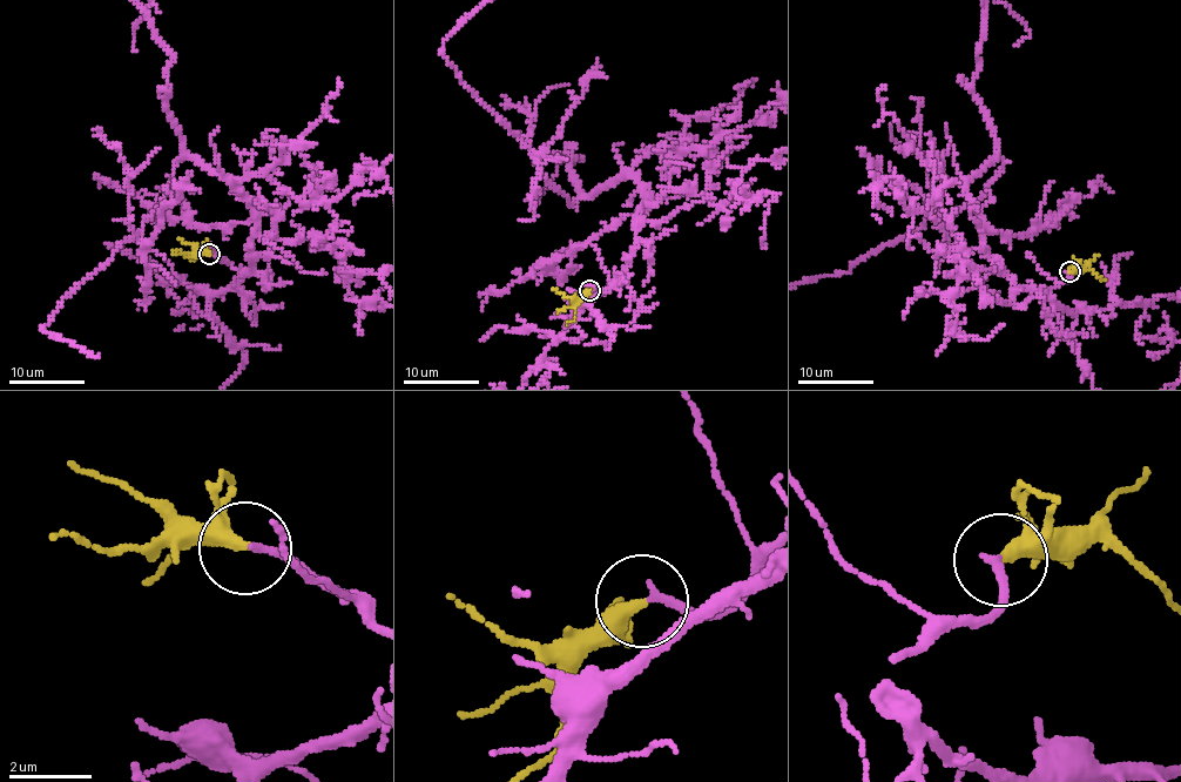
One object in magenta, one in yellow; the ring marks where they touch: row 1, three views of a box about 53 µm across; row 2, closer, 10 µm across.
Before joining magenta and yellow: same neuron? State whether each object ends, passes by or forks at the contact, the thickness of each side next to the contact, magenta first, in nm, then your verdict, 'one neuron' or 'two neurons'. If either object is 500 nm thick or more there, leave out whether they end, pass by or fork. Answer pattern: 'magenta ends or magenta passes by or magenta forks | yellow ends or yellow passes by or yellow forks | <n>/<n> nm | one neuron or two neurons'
magenta ends | yellow passes by | 200/240 nm | one neuron

